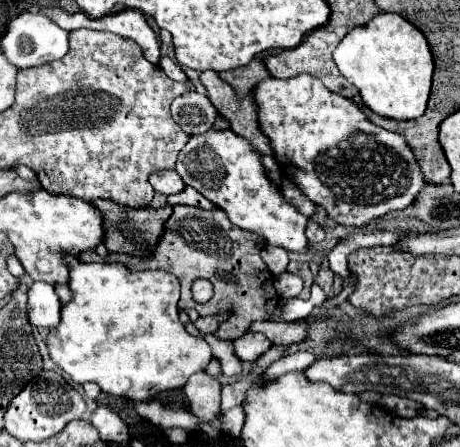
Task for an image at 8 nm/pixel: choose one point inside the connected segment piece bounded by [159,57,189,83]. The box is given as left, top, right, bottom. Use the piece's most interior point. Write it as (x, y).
(168, 65)

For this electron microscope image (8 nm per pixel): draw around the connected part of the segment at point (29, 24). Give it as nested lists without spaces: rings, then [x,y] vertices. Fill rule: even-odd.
[[[25,11],[21,15],[17,15],[7,29],[7,35],[1,41],[1,51],[7,55],[7,59],[11,59],[11,63],[15,63],[15,67],[19,69],[27,69],[27,67],[35,67],[35,65],[43,65],[47,61],[55,61],[61,59],[67,51],[69,51],[69,31],[61,29],[57,23],[53,23],[51,19],[47,19],[43,13],[31,13]]]

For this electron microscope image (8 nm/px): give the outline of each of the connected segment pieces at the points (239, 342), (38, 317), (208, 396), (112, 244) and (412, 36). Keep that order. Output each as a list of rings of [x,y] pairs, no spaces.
[[[247,333],[233,341],[235,355],[243,361],[253,361],[271,347],[271,341],[263,333]]]
[[[33,283],[29,287],[29,321],[41,329],[55,329],[61,321],[61,301],[53,285]]]
[[[205,371],[195,373],[183,387],[193,415],[199,419],[211,421],[211,419],[221,419],[221,383],[213,377],[209,377]]]
[[[99,199],[93,205],[99,207],[99,211],[105,217],[105,247],[109,249],[109,253],[127,253],[127,255],[137,255],[137,257],[153,255],[159,243],[159,237],[163,235],[163,225],[171,217],[169,205],[161,209],[151,209],[151,207],[131,209],[131,207],[123,207],[119,203],[111,203],[105,199]]]
[[[379,13],[369,23],[355,27],[355,31],[343,37],[333,53],[333,59],[343,77],[361,91],[361,101],[375,113],[389,119],[417,119],[425,113],[433,77],[433,55],[423,33],[397,13]]]

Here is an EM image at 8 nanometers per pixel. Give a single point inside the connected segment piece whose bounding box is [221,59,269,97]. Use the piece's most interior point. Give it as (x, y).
(245, 78)

